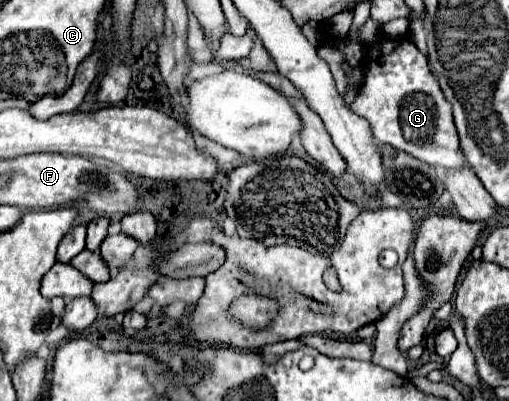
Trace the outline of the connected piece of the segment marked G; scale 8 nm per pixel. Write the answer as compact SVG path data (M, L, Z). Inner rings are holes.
M368 20L362 26L362 42L368 46L368 56L380 64L380 68L366 68L364 90L358 90L350 108L372 124L374 138L380 144L390 144L398 150L412 154L414 158L442 166L446 170L466 166L466 156L460 150L458 132L452 118L452 104L442 94L440 84L428 68L428 60L408 38L386 40L380 30L382 24Z

